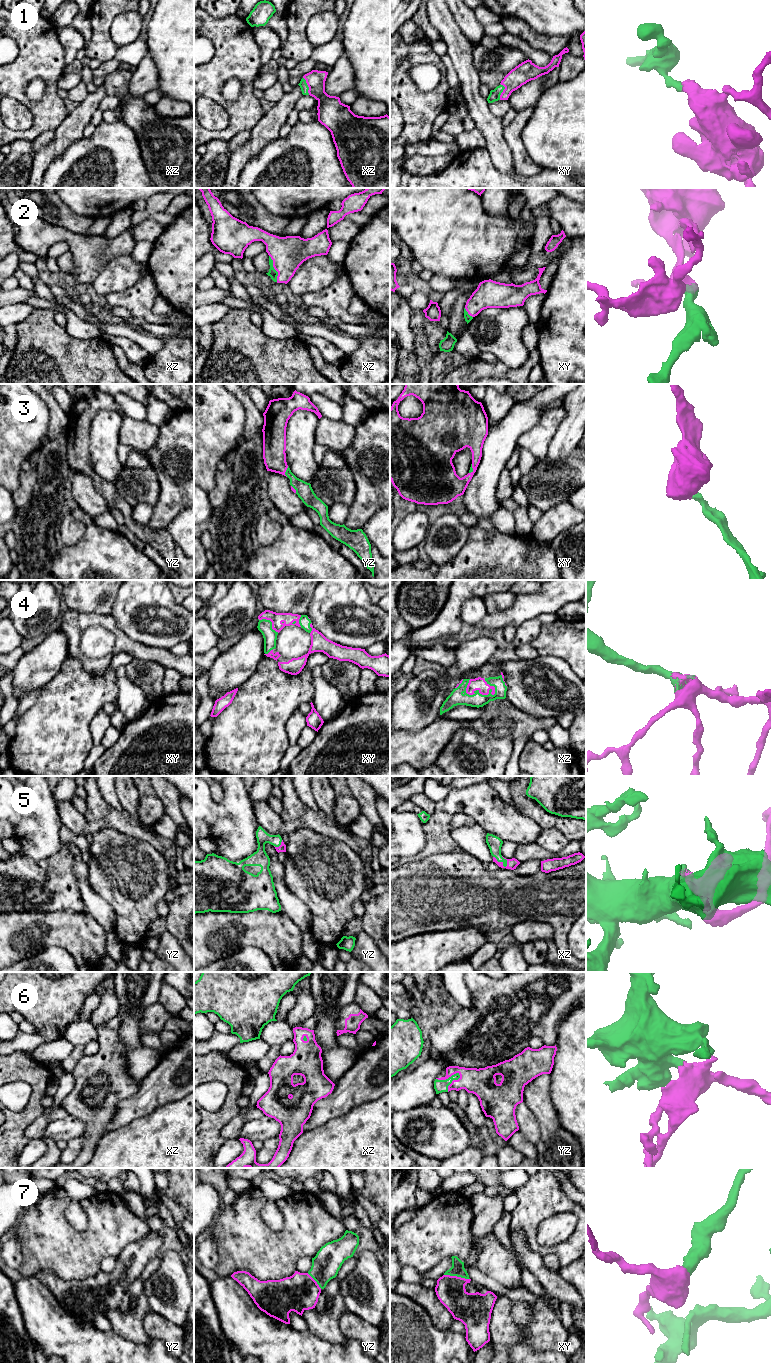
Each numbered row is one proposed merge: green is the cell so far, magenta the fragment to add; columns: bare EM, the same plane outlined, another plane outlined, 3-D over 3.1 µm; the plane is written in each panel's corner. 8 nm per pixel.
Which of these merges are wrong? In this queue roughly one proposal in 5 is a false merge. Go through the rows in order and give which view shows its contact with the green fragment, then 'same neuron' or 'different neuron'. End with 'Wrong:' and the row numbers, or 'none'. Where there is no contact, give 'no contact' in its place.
1: contact in xz; same neuron
2: contact in xz; same neuron
3: contact in yz; same neuron
4: contact in xz; same neuron
5: contact in xz; same neuron
6: contact in yz; same neuron
7: contact in xy; same neuron
Wrong: none

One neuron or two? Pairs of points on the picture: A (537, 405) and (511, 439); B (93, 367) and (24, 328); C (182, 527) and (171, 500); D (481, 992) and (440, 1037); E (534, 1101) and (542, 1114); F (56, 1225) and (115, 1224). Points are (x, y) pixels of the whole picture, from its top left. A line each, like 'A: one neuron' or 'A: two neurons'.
A: one neuron
B: one neuron
C: two neurons
D: one neuron
E: one neuron
F: one neuron

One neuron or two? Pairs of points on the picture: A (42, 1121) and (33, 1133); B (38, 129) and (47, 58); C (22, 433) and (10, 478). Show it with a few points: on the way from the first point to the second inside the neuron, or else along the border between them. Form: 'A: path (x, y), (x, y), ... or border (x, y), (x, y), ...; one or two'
A: path (40, 1124), (35, 1130); one
B: path (50, 111), (50, 76); one
C: path (11, 444), (10, 467); one

